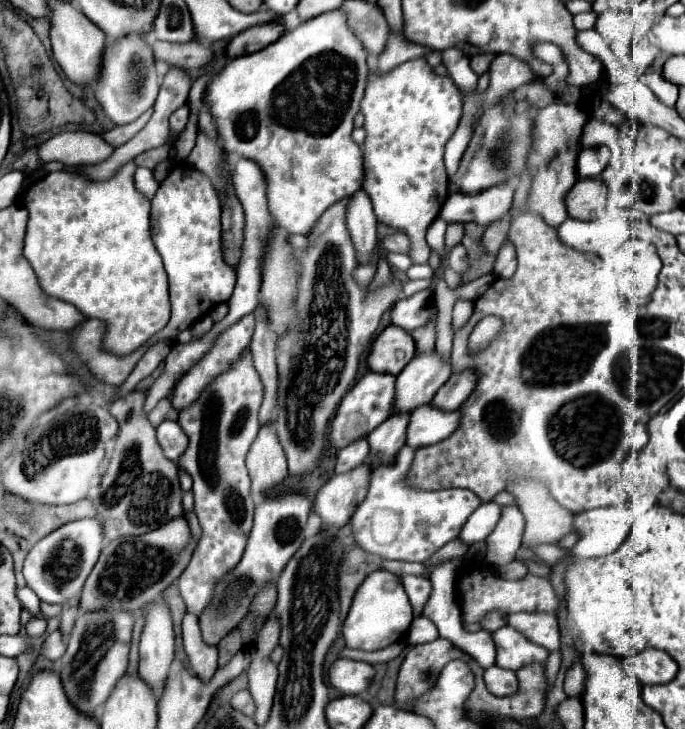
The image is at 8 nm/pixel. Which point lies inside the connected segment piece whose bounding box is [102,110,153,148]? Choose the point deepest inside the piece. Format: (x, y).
(119, 135)

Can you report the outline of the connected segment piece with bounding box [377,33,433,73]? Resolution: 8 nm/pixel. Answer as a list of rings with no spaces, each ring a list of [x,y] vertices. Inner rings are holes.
[[[393,33],[389,35],[389,43],[387,49],[381,53],[381,57],[377,59],[377,69],[381,69],[381,73],[389,73],[391,69],[395,69],[397,65],[409,61],[411,57],[423,57],[427,53],[431,53],[433,49],[427,49],[423,45],[415,45],[411,41],[403,41],[399,37],[395,37]]]

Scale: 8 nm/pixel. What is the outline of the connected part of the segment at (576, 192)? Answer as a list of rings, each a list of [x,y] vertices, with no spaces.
[[[577,179],[565,197],[567,213],[579,221],[591,221],[595,209],[605,207],[607,187],[601,179]]]

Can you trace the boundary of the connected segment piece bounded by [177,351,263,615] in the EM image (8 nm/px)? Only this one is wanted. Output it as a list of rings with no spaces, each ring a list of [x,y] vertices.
[[[247,351],[233,369],[221,373],[199,397],[199,401],[179,413],[179,425],[189,437],[189,447],[177,465],[193,479],[195,513],[203,537],[185,573],[179,577],[179,593],[187,609],[199,615],[211,601],[213,587],[243,557],[245,543],[253,525],[253,499],[245,457],[257,437],[257,413],[263,401],[263,383]]]

